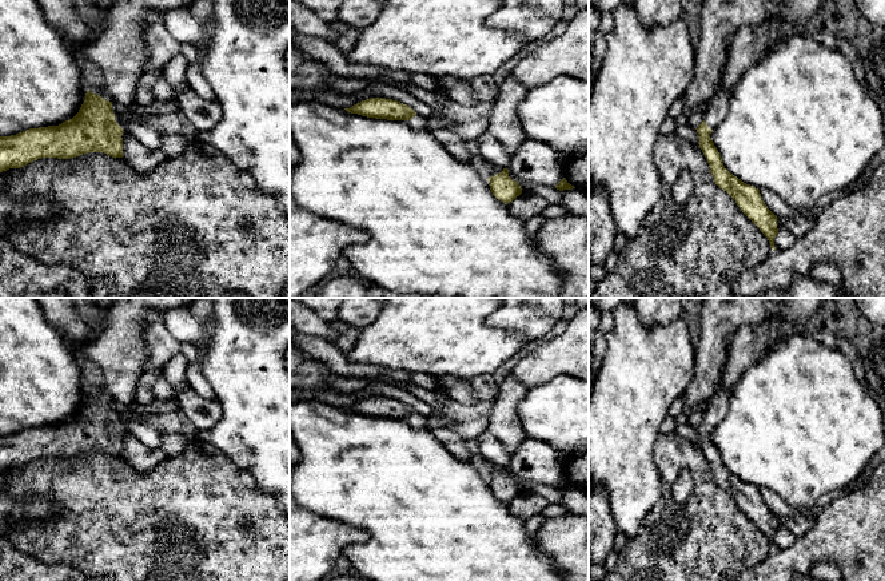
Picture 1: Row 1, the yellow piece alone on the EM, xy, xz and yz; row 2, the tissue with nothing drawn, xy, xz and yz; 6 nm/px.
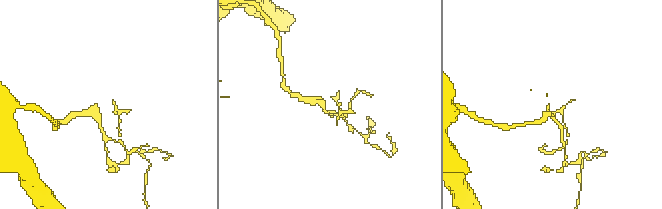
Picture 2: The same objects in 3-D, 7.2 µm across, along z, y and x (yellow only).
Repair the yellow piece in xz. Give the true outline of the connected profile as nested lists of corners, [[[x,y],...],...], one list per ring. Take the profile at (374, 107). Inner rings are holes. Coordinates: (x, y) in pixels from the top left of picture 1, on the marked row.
[[[370,98],[344,110],[362,116],[387,120],[411,120],[416,115],[407,104],[386,98]]]

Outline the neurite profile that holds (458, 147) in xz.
[[[436,128],[431,134],[451,156],[461,162],[470,162],[474,147],[459,134],[449,128]]]

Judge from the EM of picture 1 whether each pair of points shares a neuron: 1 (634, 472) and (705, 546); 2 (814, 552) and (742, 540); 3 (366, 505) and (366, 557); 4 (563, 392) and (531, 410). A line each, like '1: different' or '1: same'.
1: different
2: different
3: same
4: same

